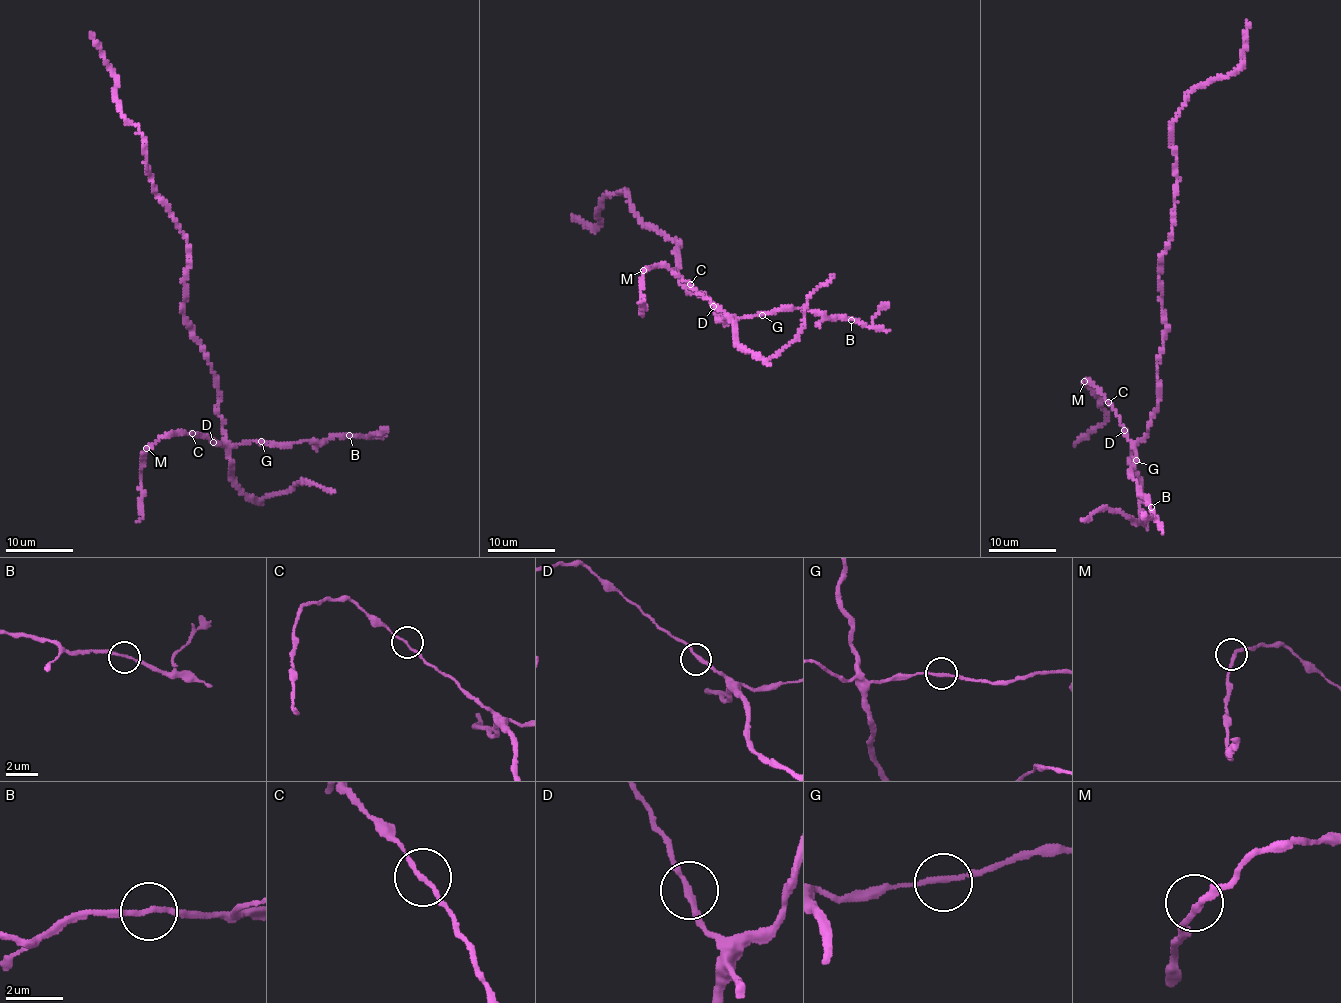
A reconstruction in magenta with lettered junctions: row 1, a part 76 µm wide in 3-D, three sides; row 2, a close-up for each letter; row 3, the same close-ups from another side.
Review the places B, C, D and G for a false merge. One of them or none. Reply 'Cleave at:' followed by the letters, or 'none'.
Cleave at: none

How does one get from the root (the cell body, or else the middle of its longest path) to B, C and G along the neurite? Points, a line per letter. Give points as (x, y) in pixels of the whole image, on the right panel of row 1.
B: (1163, 315), (1167, 334), (1158, 364), (1159, 409), (1147, 434), (1134, 444), (1136, 461), (1129, 472), (1151, 507)
C: (1163, 315), (1167, 334), (1158, 364), (1159, 409), (1144, 438), (1135, 441), (1128, 438), (1108, 402)
G: (1163, 315), (1167, 334), (1158, 364), (1159, 409), (1147, 434), (1134, 444), (1136, 460)

